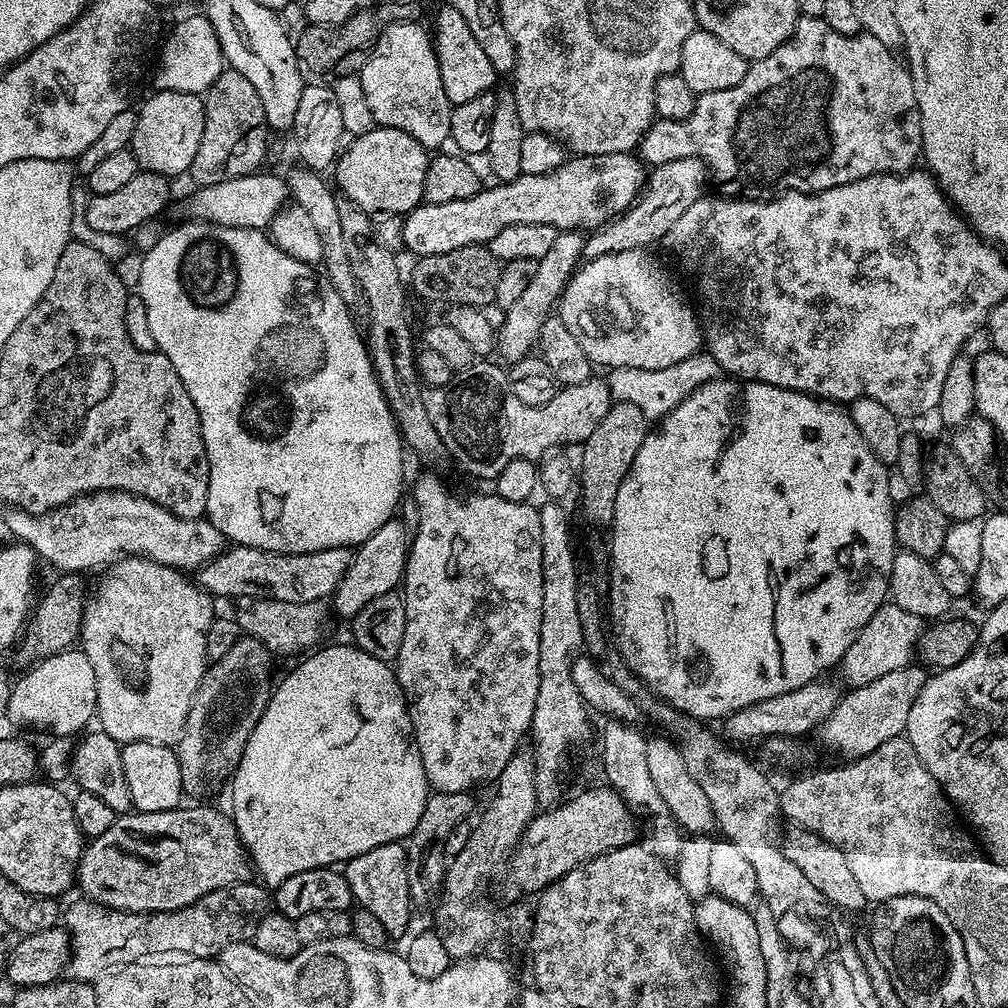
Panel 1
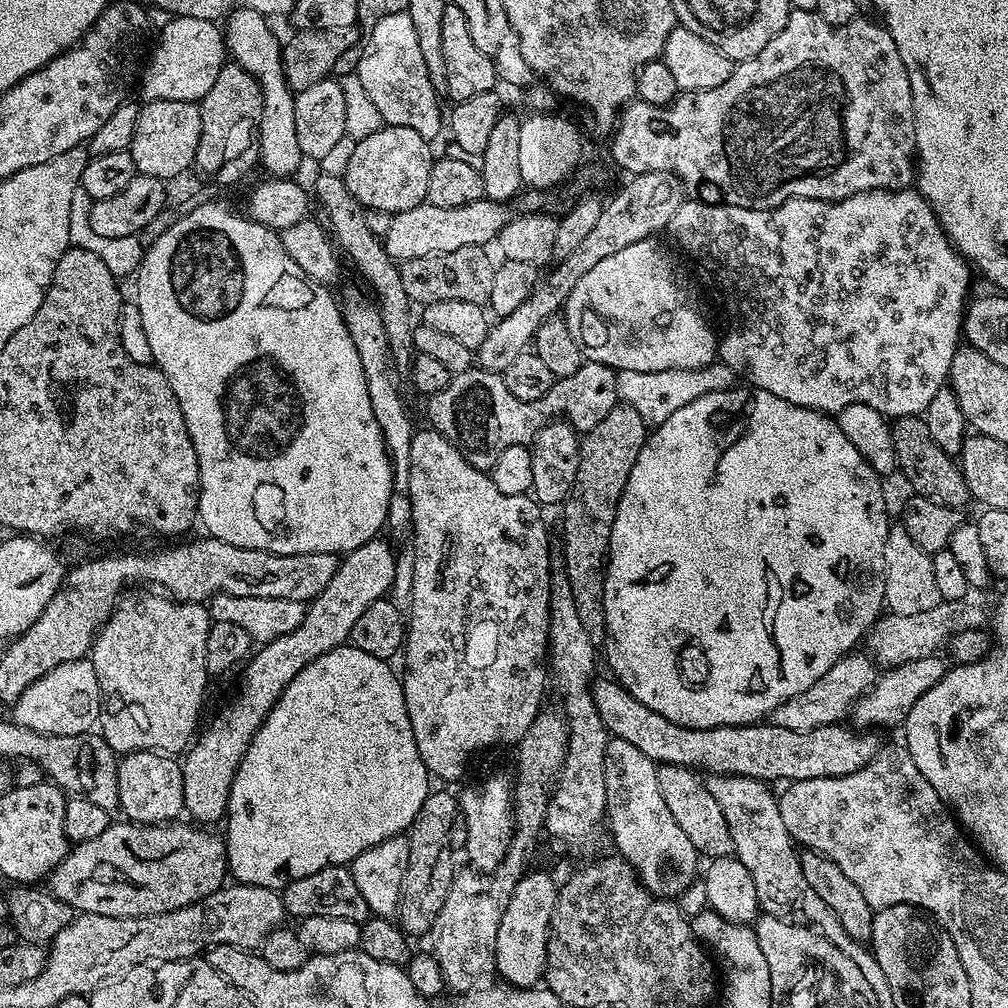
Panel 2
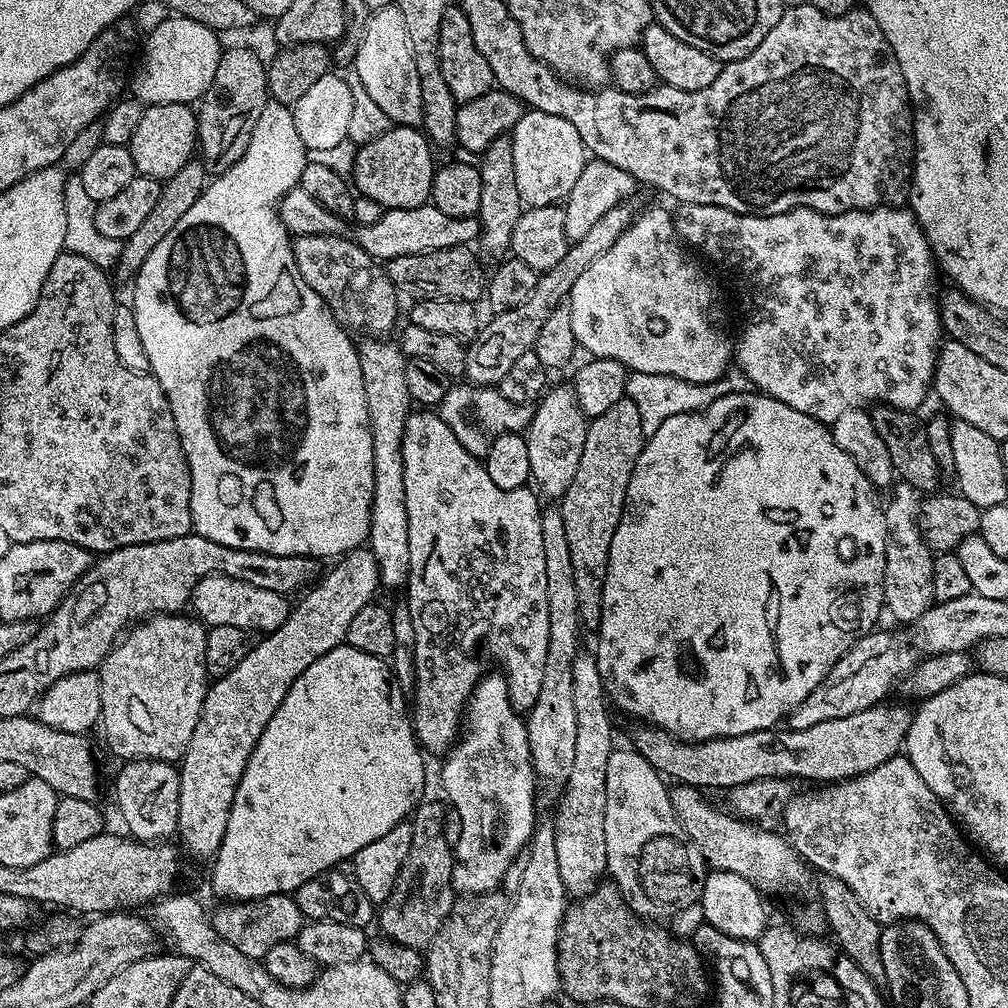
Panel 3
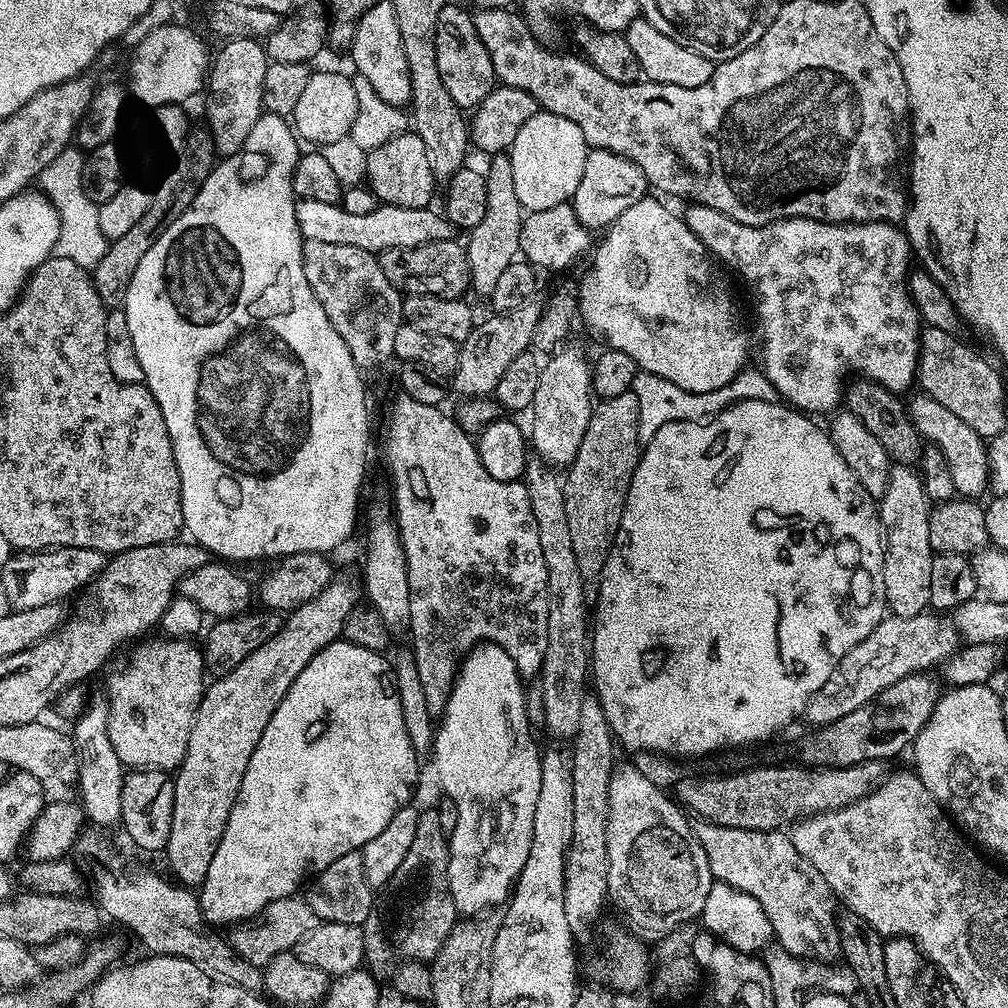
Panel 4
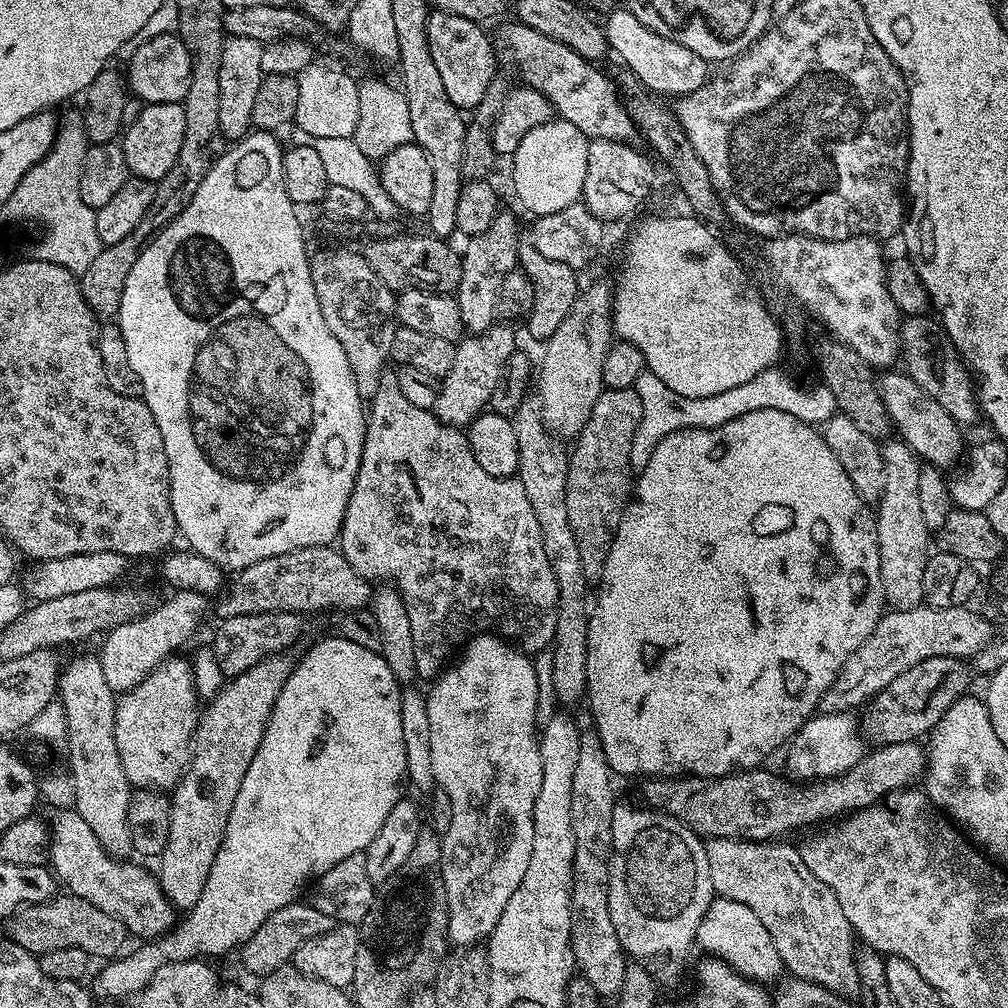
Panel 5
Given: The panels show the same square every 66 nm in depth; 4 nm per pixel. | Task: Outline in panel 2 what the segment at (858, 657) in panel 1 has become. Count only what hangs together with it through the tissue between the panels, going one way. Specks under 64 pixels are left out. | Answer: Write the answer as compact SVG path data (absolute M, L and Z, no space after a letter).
M967 599L941 600L938 606L934 606L934 610L922 610L922 614L914 614L912 617L893 612L881 615L870 629L875 663L880 666L886 664L884 666L893 669L902 663L935 656L956 632L981 627L985 623L983 610L976 604L968 603Z

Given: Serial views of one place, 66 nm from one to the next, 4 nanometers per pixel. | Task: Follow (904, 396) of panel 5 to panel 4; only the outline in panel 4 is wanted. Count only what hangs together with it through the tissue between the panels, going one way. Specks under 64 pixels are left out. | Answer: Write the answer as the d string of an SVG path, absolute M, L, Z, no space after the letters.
M917 394L906 404L908 419L918 430L921 441L938 446L942 450L942 458L946 458L946 466L950 470L950 478L954 478L957 493L964 498L980 498L988 488L988 450L985 441L958 414L946 410L942 402L934 402L934 398Z

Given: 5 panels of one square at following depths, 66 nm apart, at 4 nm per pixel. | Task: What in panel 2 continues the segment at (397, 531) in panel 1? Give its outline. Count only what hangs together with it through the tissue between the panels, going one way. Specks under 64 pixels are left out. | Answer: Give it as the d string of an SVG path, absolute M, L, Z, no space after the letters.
M377 538L358 546L341 559L334 578L320 596L305 607L302 622L290 634L274 638L269 644L257 647L243 665L244 677L236 688L236 696L221 712L203 725L198 739L183 753L184 812L201 826L216 826L225 819L234 774L262 722L278 702L278 698L294 682L294 678L314 658L341 647L351 637L354 622L362 618L370 602L378 602L389 595L396 580L396 556L384 538Z

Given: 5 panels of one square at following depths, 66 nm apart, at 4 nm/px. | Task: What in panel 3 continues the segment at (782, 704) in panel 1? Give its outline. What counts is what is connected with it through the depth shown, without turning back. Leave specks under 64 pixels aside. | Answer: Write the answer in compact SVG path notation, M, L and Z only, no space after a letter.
M873 630L867 636L859 637L842 658L822 678L812 693L786 718L787 727L801 732L810 730L817 722L830 722L833 718L847 718L849 714L858 714L870 706L881 703L884 696L898 682L904 680L918 663L917 653L911 643L892 632Z

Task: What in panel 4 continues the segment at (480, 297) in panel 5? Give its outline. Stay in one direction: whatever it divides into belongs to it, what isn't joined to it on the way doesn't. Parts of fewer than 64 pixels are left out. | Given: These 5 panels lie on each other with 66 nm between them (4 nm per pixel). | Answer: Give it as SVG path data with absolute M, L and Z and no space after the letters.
M496 154L486 167L484 177L486 178L486 215L482 222L474 226L467 233L466 247L468 250L468 261L470 262L470 288L474 293L491 297L495 284L498 282L506 266L520 256L520 235L522 234L522 222L526 211L518 202L517 191L514 190L513 167L508 154Z

